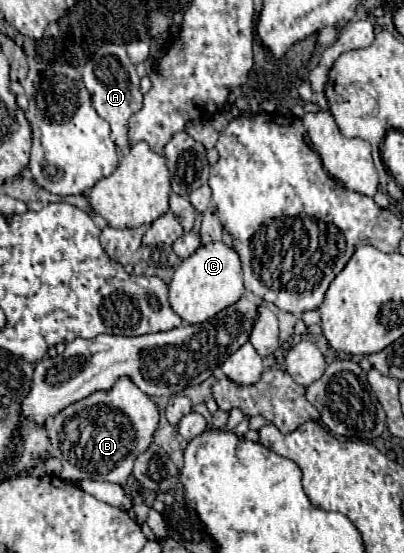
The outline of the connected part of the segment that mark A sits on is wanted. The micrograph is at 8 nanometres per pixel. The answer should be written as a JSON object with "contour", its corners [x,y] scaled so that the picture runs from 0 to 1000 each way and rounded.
{"contour":[[[250,81],[235,99],[210,114],[205,146],[215,165],[225,168],[240,208],[275,226],[275,251],[295,269],[314,269],[314,215],[349,197],[354,172],[344,165],[344,139],[334,132],[334,118],[319,110],[309,81]]]}

